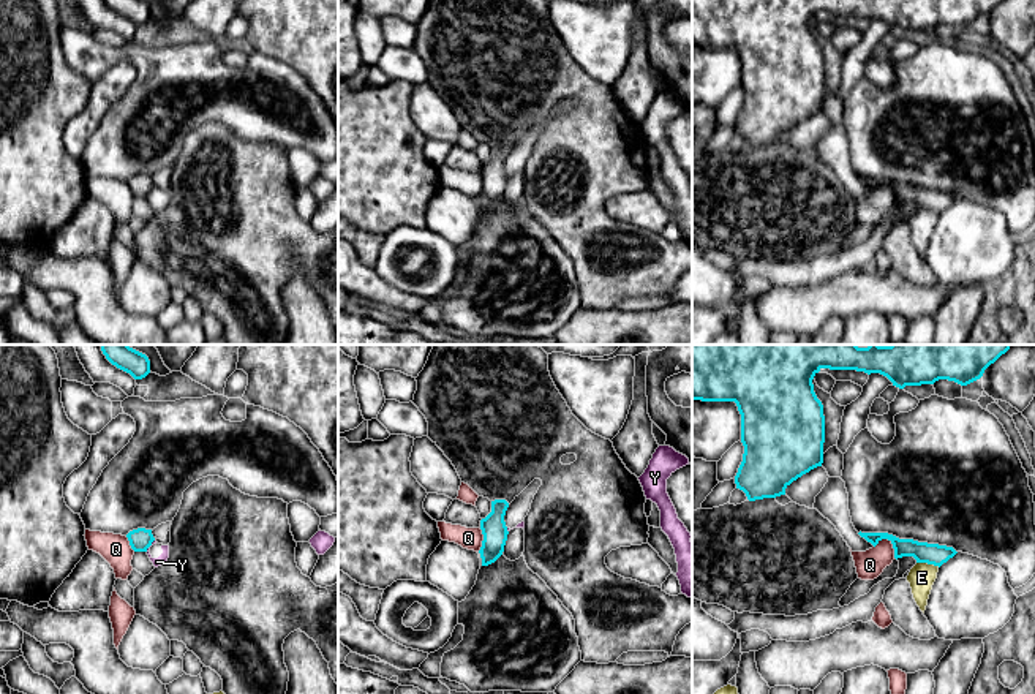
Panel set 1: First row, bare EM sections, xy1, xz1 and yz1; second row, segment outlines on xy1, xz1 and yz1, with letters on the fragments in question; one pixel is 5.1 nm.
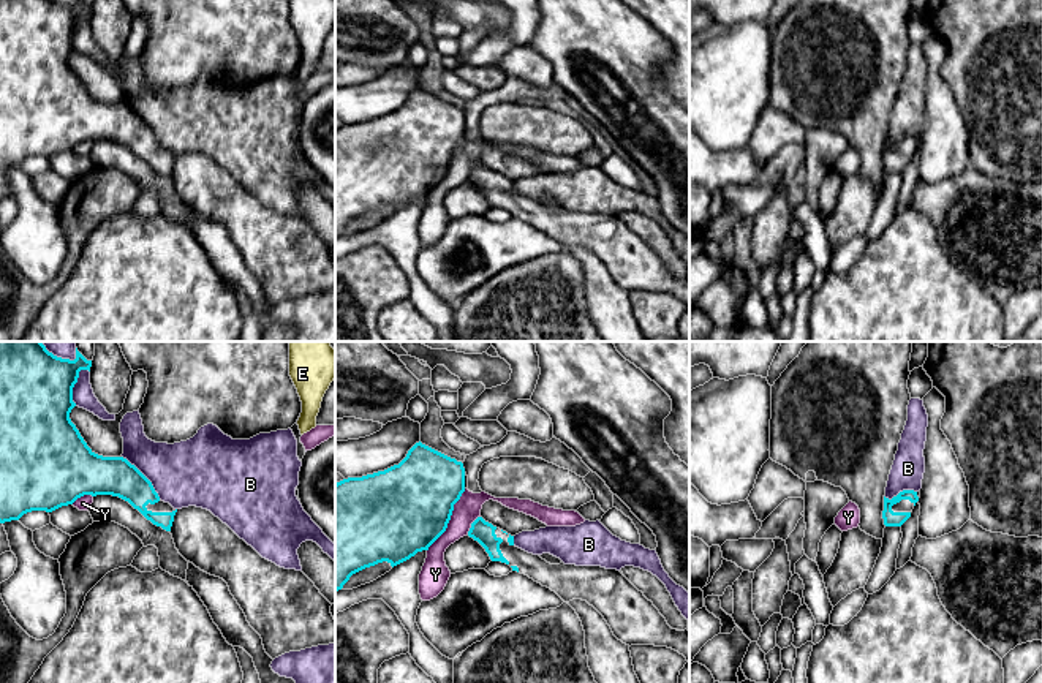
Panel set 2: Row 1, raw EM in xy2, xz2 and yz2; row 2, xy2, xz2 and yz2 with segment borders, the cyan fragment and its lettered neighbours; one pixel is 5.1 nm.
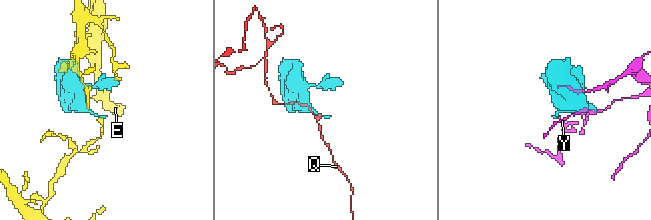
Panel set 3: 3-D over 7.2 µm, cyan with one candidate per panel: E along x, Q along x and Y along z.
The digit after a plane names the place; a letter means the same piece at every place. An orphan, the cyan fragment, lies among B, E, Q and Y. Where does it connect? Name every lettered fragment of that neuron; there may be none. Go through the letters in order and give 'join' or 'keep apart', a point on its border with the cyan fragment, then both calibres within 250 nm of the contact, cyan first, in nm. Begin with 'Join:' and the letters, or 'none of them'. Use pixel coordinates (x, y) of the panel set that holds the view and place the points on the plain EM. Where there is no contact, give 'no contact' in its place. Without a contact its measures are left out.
Join: none of them
B: keep apart; meets cyan in xy2 at (144, 122); 200 nm thick on the cyan side, 340 nm on the other
E: keep apart; meets cyan in yz1 at (928, 209); 110 nm thick on the cyan side, 140 nm on the other
Q: keep apart; meets cyan in yz1 at (891, 188); 110 nm thick on the cyan side, 150 nm on the other
Y: keep apart; meets cyan in xz2 at (449, 165); 460 nm thick on the cyan side, 140 nm on the other

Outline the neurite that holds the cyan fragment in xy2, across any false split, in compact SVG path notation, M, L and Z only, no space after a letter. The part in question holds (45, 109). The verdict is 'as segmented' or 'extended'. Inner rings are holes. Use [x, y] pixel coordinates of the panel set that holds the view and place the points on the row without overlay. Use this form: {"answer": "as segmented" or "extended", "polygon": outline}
{"answer": "extended", "polygon": "M0 0L0 169L32 157L52 158L84 141L112 141L128 147L153 171L171 177L174 155L126 104L95 100L70 65L73 33L92 6L54 0Z"}

